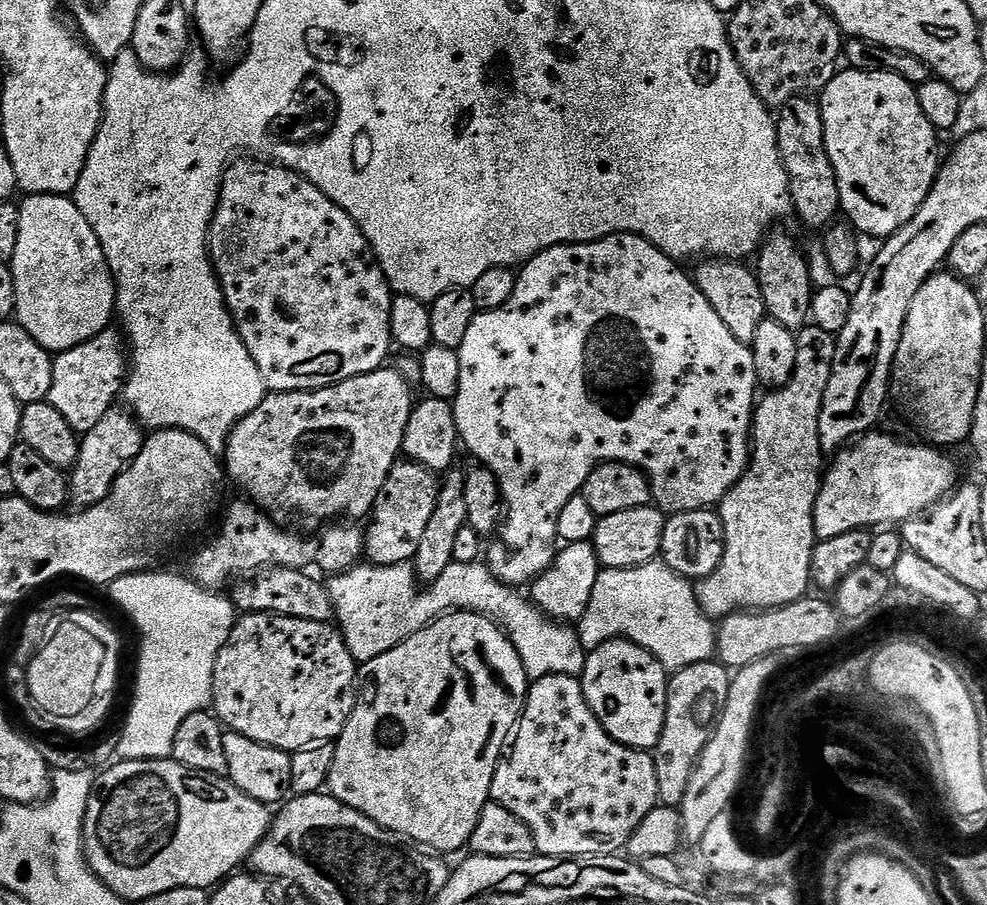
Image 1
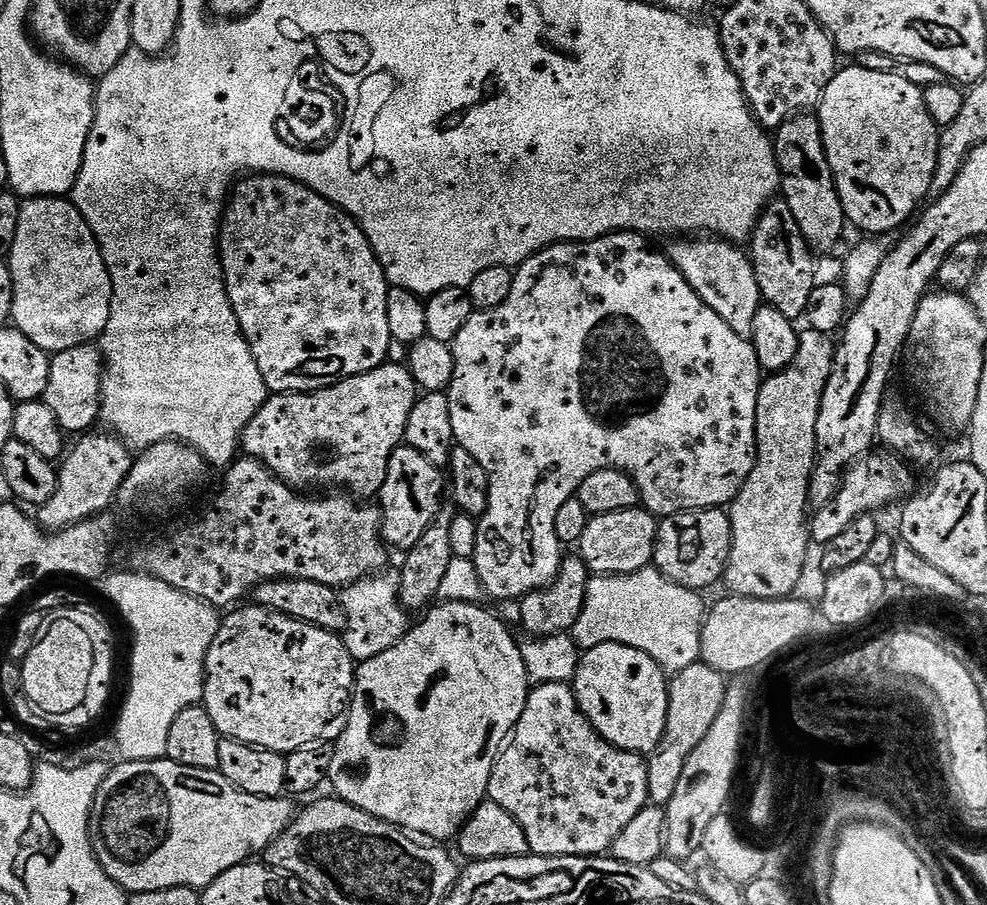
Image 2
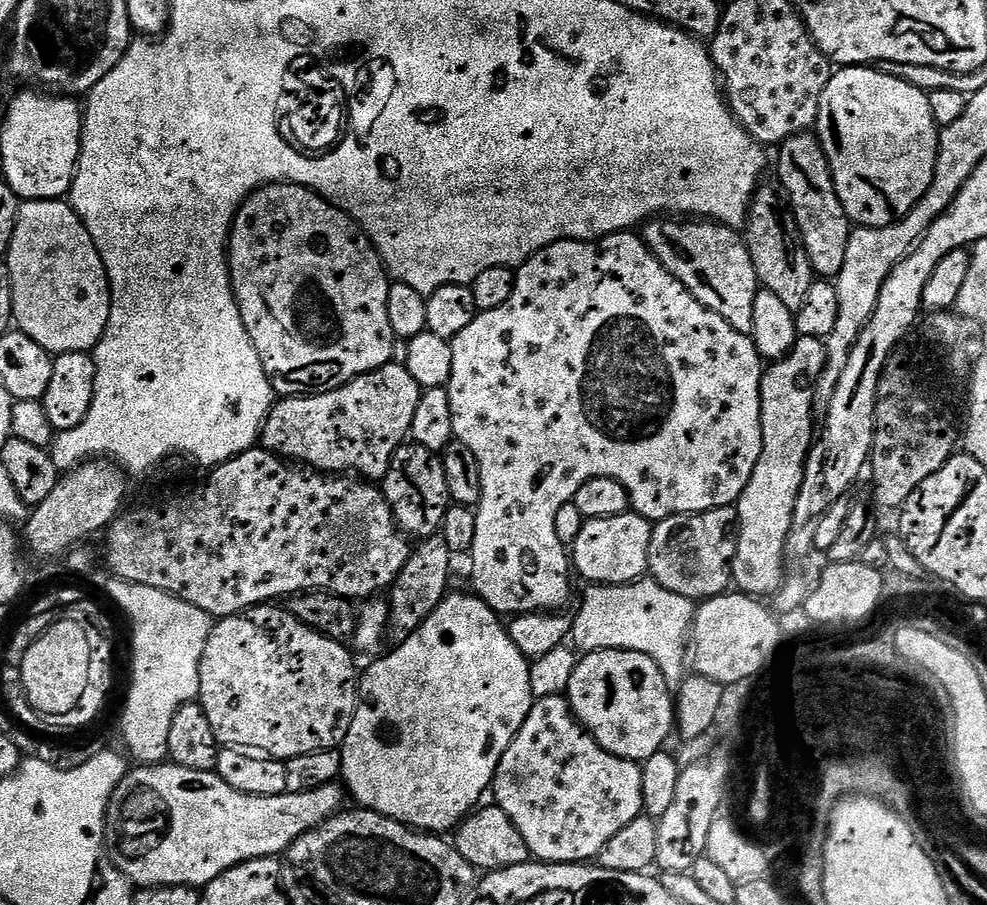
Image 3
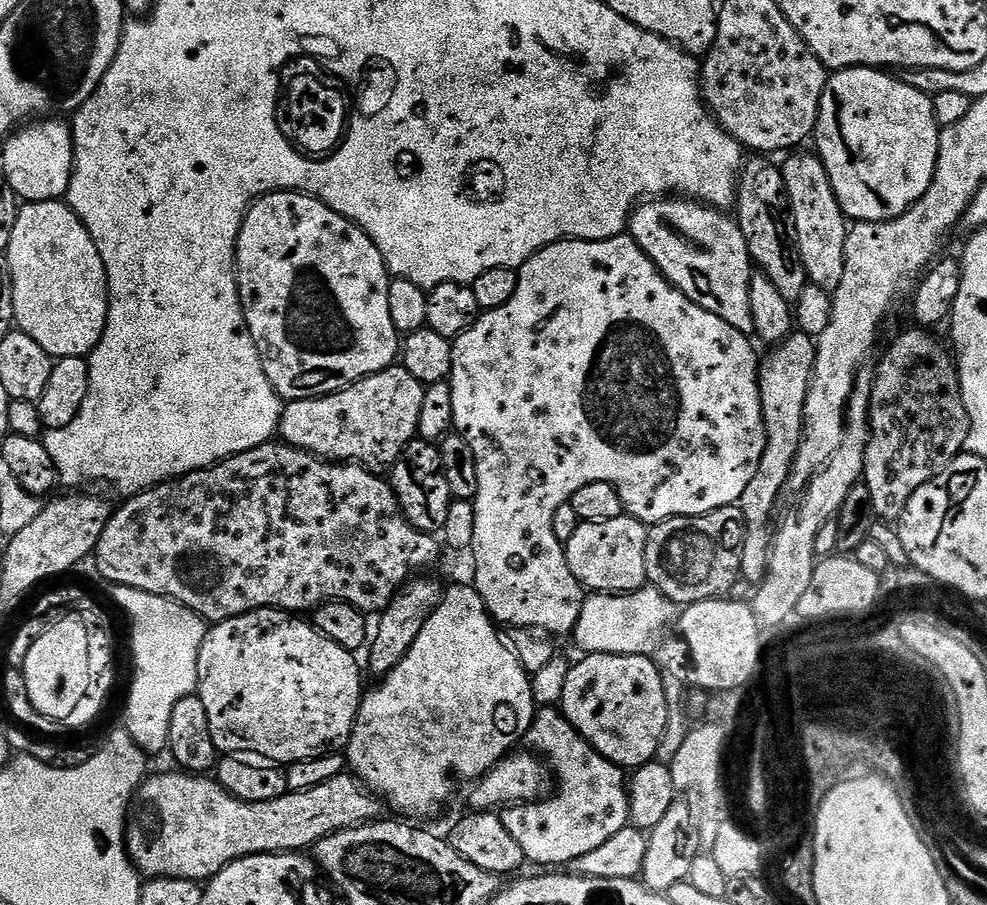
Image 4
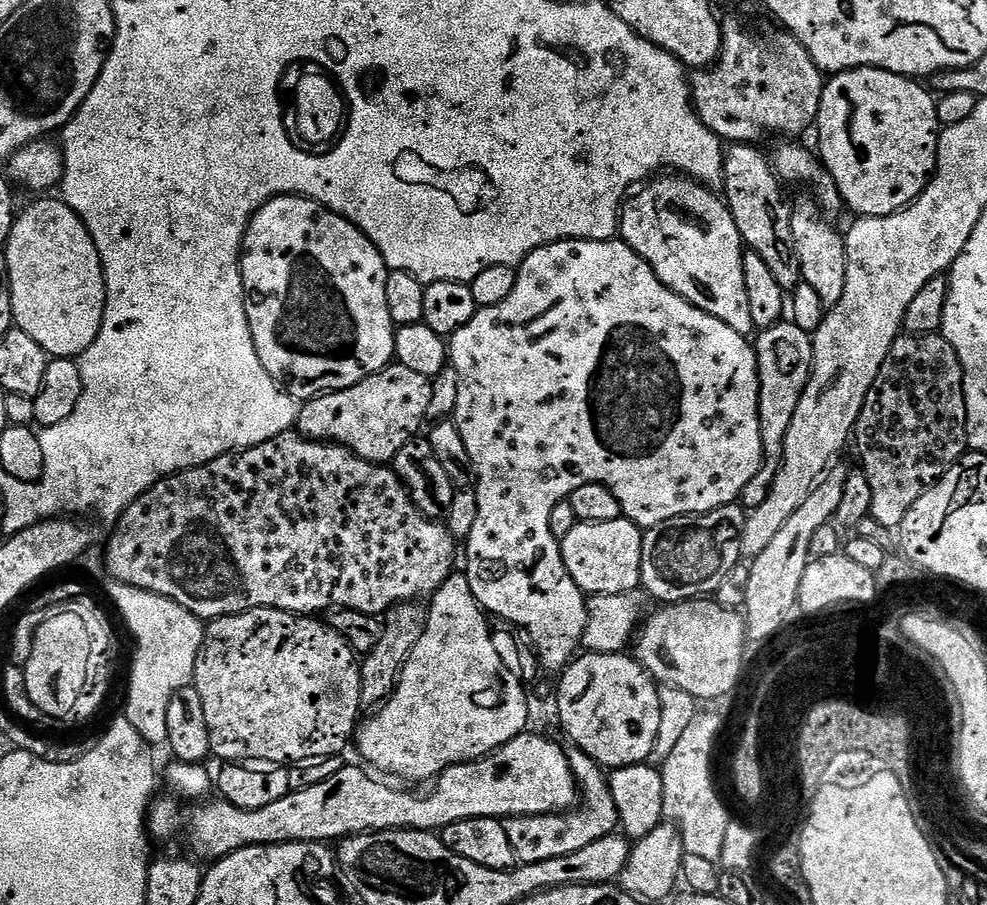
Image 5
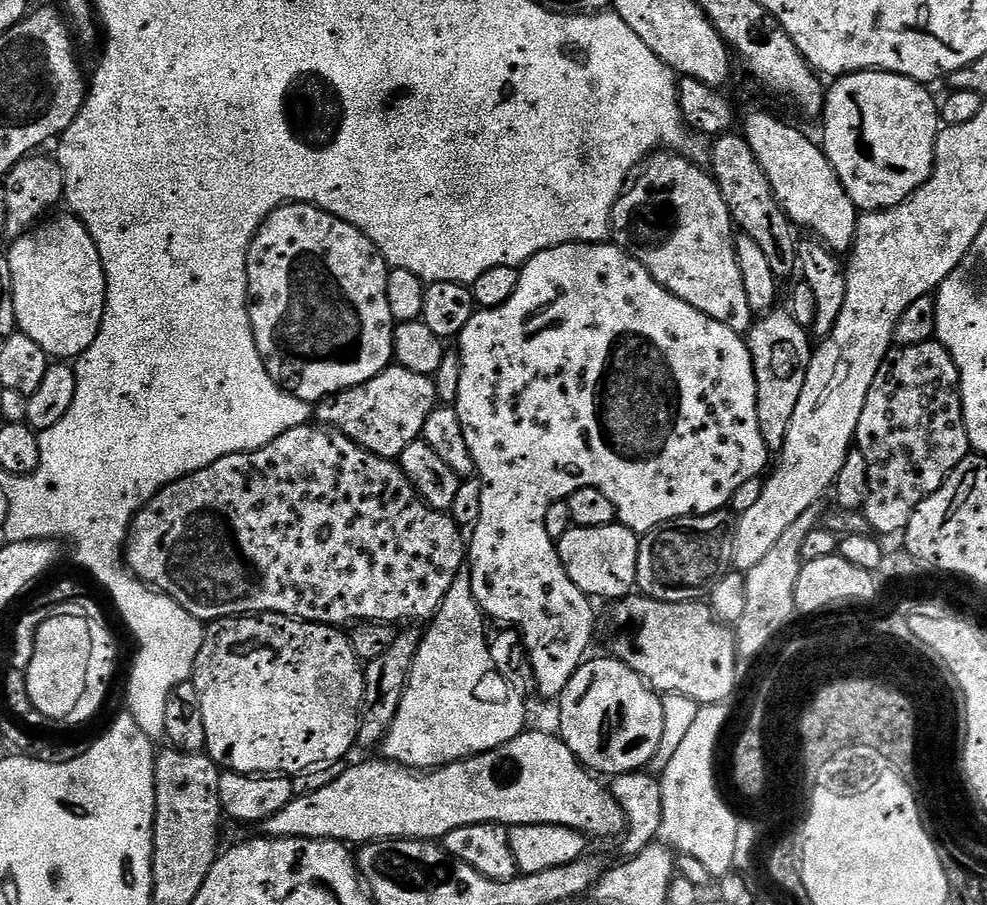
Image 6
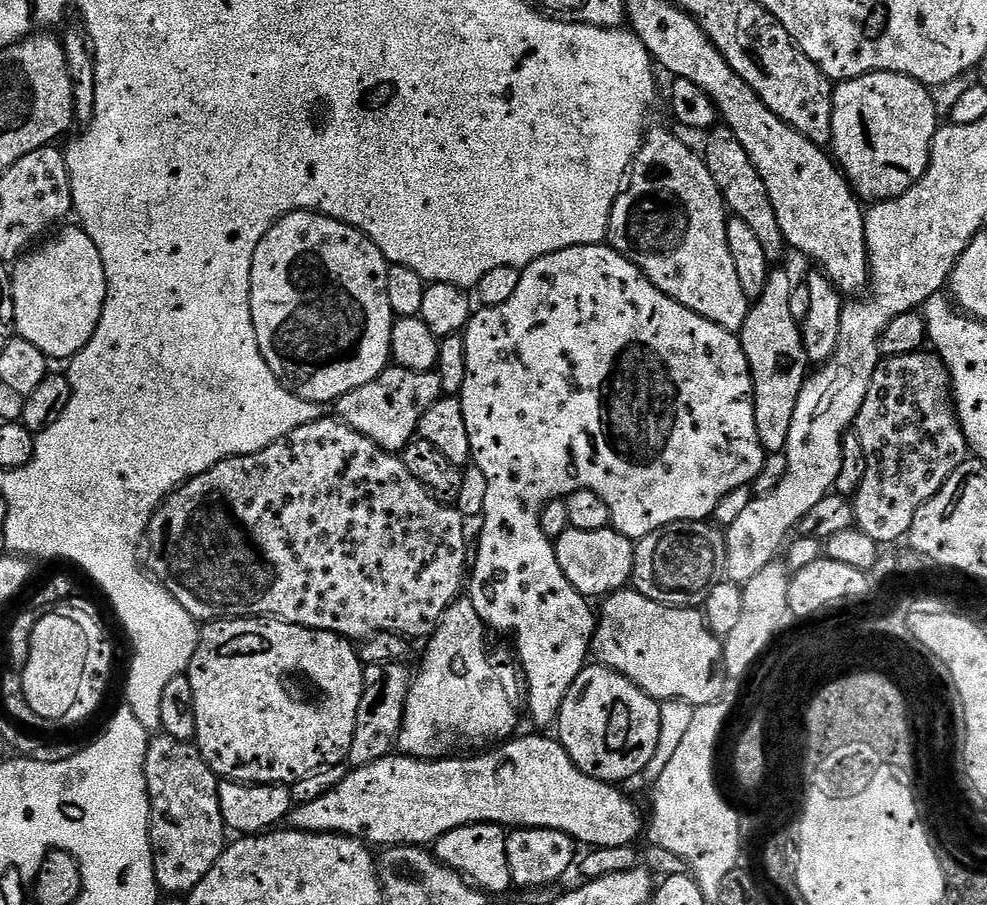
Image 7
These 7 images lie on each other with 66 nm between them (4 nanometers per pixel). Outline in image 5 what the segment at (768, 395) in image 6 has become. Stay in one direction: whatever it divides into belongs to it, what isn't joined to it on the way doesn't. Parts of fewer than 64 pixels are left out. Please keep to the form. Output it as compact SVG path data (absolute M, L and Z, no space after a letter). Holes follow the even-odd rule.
M781 322L772 328L763 329L755 337L756 365L760 375L760 429L764 447L764 465L750 478L742 500L749 509L754 509L766 500L770 486L780 469L780 459L784 457L784 439L790 422L794 419L794 410L806 390L806 382L812 373L812 337L806 330L798 330L791 322Z

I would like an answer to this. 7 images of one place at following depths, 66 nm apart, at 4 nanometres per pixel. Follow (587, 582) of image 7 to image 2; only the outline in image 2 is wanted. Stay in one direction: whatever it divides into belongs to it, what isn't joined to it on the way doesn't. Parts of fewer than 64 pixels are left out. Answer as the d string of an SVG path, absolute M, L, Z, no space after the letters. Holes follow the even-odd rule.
M643 506L614 510L614 514L598 514L588 521L578 545L578 555L586 562L589 573L598 576L625 576L637 572L652 564L657 527L657 517Z

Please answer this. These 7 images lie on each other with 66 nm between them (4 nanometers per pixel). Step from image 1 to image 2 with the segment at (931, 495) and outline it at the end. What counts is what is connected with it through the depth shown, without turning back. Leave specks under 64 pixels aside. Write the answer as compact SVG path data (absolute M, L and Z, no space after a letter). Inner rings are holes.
M869 454L857 460L845 474L836 497L811 517L810 536L815 543L817 540L817 545L823 546L830 542L830 538L838 538L838 534L842 534L842 530L846 530L846 526L850 526L854 518L879 513L879 508L884 508L887 504L899 505L913 495L917 487L916 480L912 477L913 469L895 454L876 455Z

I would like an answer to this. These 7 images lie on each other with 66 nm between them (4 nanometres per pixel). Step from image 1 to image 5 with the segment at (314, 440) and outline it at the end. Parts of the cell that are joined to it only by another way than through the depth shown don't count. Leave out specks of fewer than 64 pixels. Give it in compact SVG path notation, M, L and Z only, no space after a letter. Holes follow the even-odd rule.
M393 362L346 390L325 392L323 396L303 401L298 408L298 431L301 436L307 436L310 440L340 444L363 460L388 466L395 461L398 450L402 450L406 442L417 439L419 432L416 431L426 424L431 393L432 381L429 377L417 374L414 370L406 370L406 366Z

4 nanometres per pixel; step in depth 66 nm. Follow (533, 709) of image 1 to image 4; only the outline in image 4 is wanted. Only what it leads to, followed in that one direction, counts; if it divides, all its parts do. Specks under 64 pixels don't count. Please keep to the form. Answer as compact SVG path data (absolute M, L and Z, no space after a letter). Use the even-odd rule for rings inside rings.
M544 706L537 711L526 744L546 761L554 777L554 788L556 784L553 796L513 804L499 813L502 826L506 826L518 846L522 846L522 854L529 865L567 866L574 858L582 858L582 854L590 854L590 850L602 846L602 842L618 834L618 830L629 827L625 769L610 762L610 758L602 758L602 754L578 734L559 707Z

